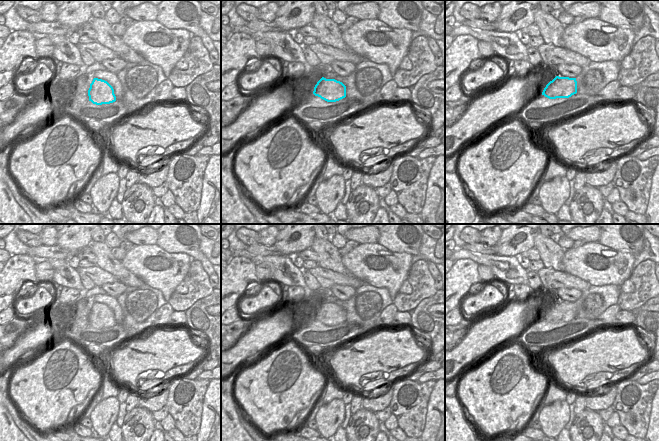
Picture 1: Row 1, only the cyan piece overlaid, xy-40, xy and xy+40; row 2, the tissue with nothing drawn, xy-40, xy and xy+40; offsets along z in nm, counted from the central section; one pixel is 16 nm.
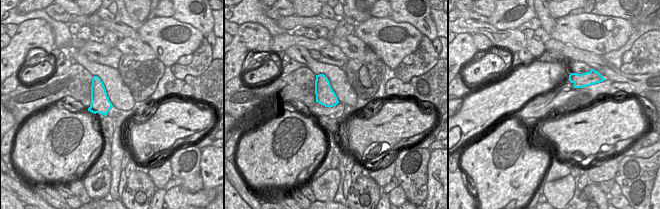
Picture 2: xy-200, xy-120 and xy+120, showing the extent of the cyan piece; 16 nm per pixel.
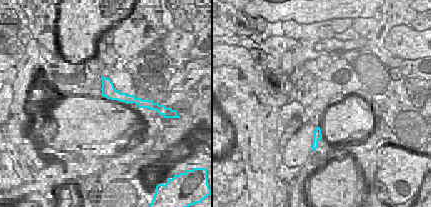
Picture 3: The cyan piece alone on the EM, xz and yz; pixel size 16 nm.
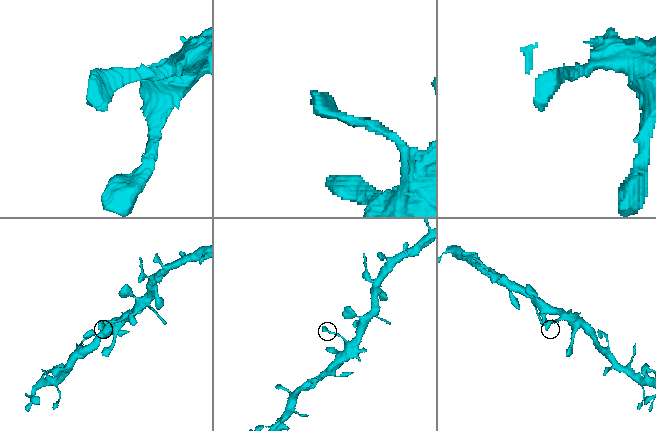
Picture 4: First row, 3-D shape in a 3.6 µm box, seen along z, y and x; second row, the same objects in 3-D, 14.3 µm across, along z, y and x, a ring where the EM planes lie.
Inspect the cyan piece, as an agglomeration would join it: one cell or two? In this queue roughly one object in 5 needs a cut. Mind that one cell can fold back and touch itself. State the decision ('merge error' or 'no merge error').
no merge error

